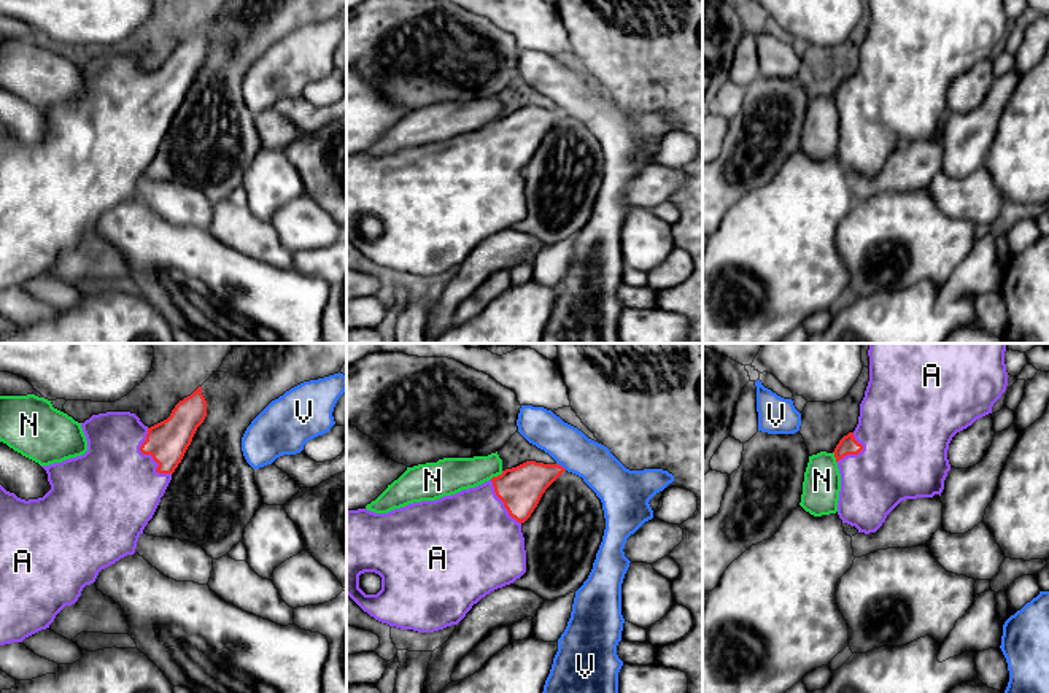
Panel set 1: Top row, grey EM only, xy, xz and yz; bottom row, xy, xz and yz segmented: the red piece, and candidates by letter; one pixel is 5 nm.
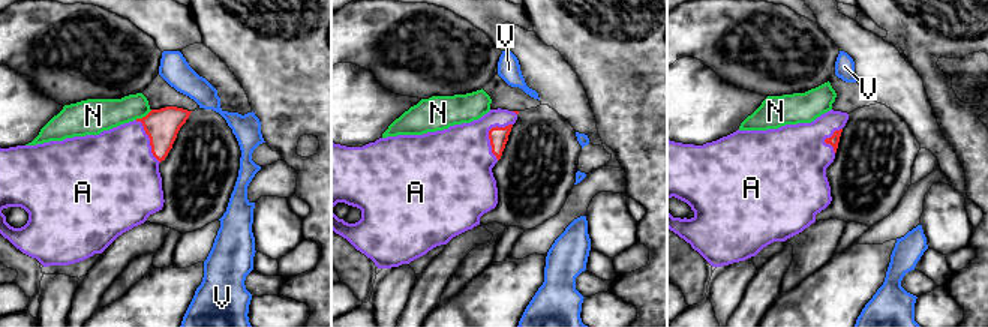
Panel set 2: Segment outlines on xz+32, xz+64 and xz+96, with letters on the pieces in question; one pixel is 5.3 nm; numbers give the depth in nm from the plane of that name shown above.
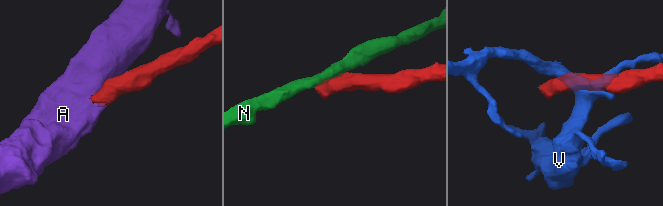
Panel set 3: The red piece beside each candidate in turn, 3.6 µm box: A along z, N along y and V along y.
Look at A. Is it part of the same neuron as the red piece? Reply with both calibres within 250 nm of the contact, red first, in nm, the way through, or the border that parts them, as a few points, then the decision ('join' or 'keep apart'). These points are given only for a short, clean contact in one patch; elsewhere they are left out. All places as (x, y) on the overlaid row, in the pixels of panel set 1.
calibres 200 and 460 nm; way xy (167, 441), (156, 452), (148, 453), (113, 488); join

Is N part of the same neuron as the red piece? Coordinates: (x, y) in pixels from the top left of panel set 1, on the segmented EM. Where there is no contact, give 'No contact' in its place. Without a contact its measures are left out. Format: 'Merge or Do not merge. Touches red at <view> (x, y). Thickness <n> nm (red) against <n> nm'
Do not merge. Touches red at xz (498, 476). Thickness 220 nm (red) against 190 nm

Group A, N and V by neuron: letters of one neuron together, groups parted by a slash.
A / N / V

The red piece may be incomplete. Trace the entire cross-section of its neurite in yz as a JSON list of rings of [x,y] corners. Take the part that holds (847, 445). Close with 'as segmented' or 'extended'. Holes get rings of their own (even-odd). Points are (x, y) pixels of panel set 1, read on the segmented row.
[[[869,343],[869,381],[865,397],[860,404],[858,424],[854,432],[844,436],[834,448],[834,458],[841,474],[841,491],[838,501],[838,515],[842,523],[855,526],[858,532],[876,532],[887,515],[906,499],[933,497],[943,493],[944,480],[950,470],[947,450],[952,437],[971,426],[976,420],[992,413],[993,404],[1001,397],[1008,386],[1008,372],[1004,364],[1006,343]]] | extended

